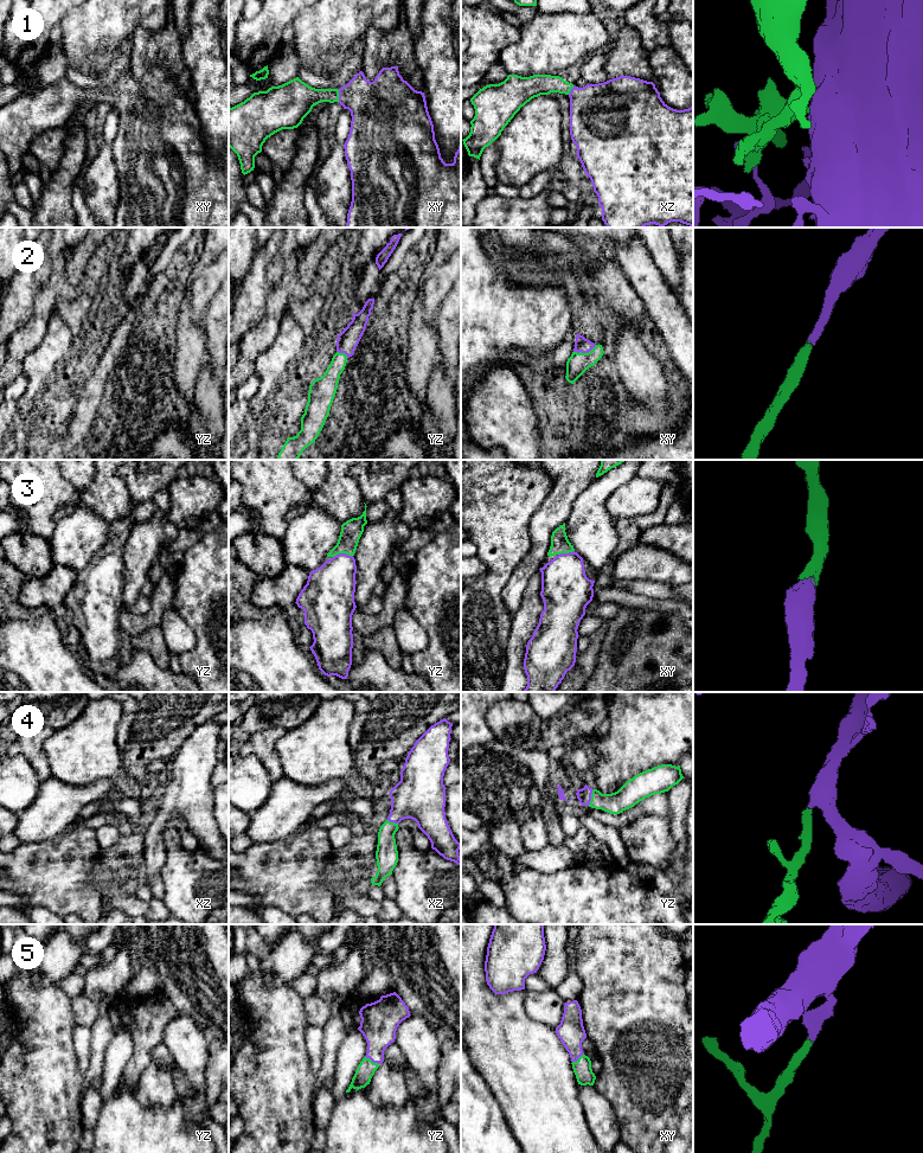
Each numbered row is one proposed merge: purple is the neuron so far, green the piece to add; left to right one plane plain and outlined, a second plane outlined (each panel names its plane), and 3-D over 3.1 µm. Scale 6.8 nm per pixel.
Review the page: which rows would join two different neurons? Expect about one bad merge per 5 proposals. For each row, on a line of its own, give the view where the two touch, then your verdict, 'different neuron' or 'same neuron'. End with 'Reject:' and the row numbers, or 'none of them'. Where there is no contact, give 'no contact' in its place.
1: xy | same neuron
2: xy | same neuron
3: yz | same neuron
4: yz | same neuron
5: yz | same neuron
Reject: none of them

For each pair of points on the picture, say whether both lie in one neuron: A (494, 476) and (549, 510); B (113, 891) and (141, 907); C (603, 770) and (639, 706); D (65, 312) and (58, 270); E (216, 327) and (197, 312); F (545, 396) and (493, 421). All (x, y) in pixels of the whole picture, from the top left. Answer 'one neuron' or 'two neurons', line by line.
A: two neurons
B: one neuron
C: one neuron
D: two neurons
E: two neurons
F: two neurons

